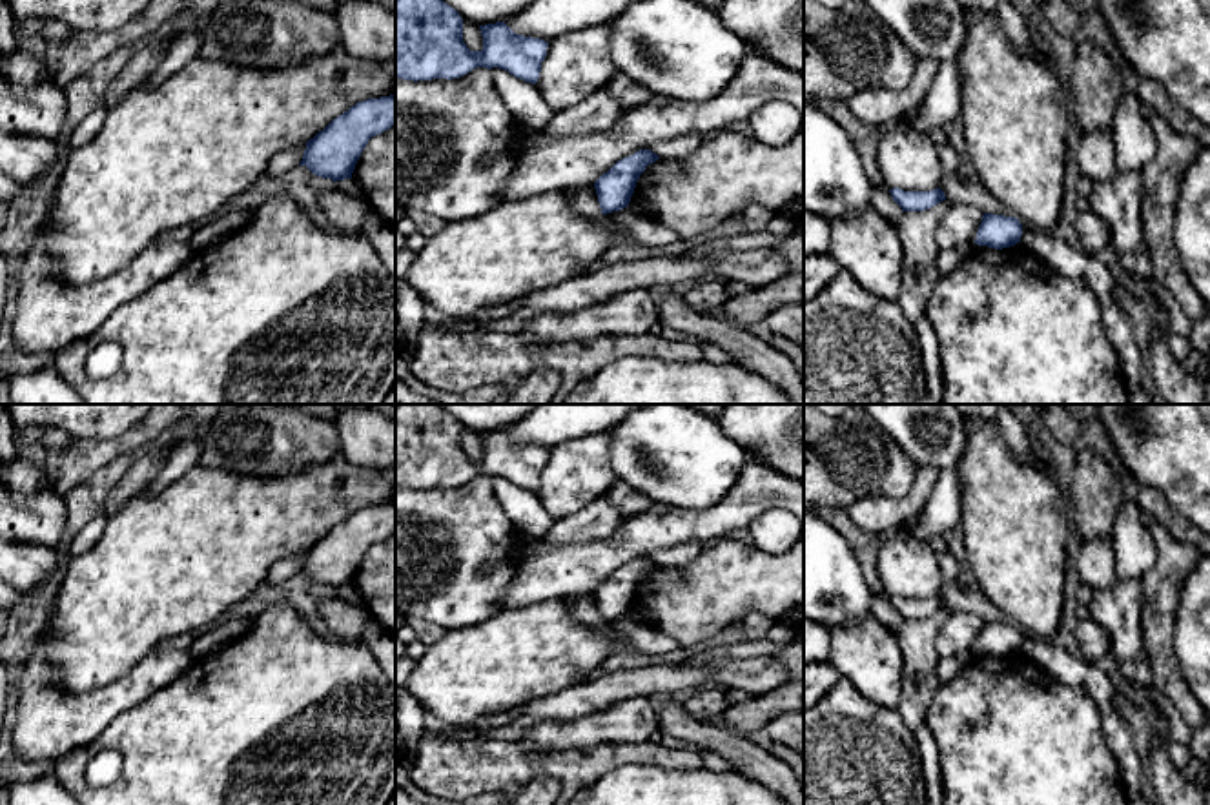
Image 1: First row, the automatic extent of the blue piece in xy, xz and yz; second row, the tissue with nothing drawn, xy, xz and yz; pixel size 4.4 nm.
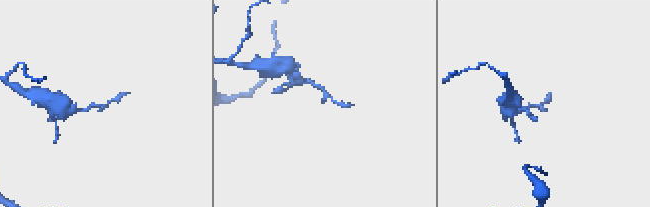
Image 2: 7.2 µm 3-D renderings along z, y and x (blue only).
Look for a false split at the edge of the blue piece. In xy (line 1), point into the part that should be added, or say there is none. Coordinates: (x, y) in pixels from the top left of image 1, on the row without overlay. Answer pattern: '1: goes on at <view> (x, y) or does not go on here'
1: does not go on here

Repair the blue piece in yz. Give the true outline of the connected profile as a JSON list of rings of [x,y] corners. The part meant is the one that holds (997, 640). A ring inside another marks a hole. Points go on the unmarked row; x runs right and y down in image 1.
[[[984,621],[975,652],[1002,657],[1020,650],[1020,643],[1022,632],[1019,627]]]

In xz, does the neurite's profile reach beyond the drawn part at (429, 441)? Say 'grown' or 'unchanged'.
unchanged

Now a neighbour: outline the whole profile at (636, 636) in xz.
[[[629,614],[620,619],[607,621],[607,627],[620,641],[621,650],[658,656],[669,654],[680,647],[671,636],[652,628],[651,625],[632,619]]]

